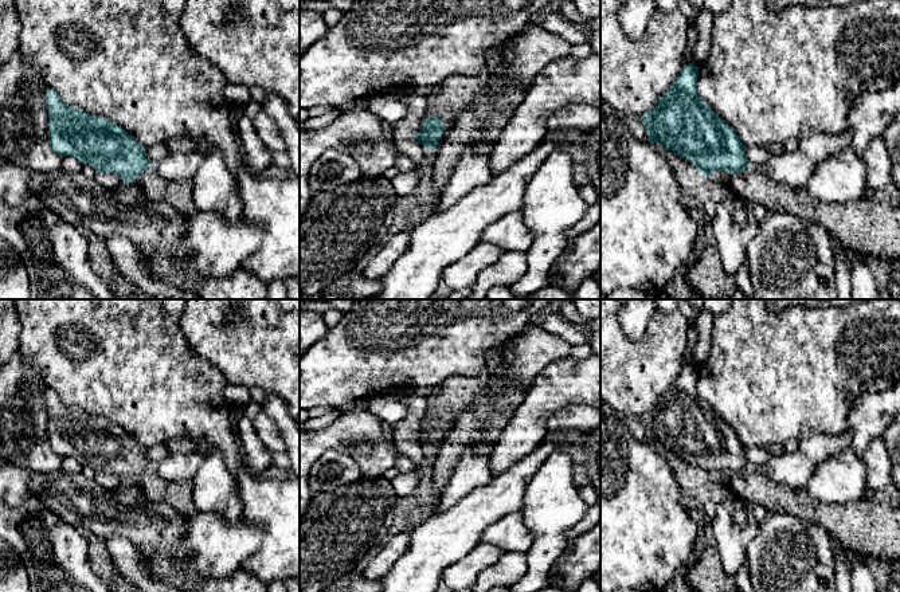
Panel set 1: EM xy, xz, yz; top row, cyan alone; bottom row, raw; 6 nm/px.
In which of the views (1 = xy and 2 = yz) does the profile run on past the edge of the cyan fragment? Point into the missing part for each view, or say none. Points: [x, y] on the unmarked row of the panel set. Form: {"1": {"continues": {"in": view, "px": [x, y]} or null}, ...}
{"1": {"continues": null}, "2": {"continues": null}}

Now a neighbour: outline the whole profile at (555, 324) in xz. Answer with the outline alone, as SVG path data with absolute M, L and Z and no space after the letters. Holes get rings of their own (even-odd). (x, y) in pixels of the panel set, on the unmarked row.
M560 314L540 315L539 324L544 330L560 337L571 346L586 344L586 336Z

